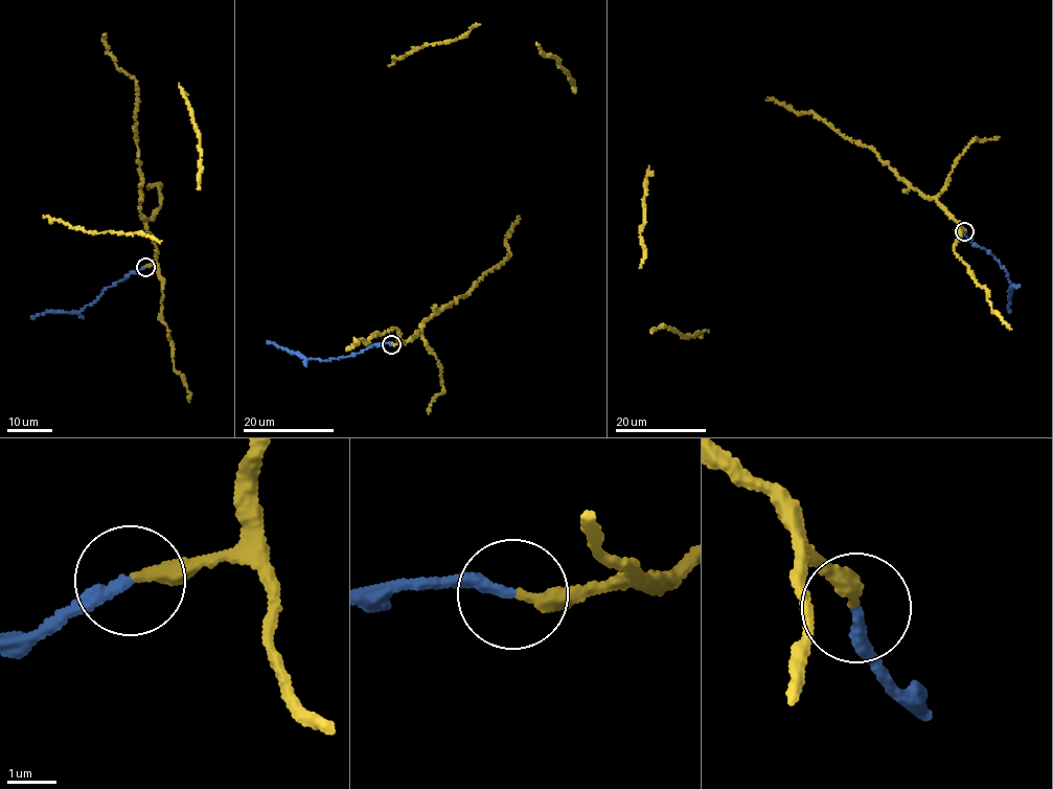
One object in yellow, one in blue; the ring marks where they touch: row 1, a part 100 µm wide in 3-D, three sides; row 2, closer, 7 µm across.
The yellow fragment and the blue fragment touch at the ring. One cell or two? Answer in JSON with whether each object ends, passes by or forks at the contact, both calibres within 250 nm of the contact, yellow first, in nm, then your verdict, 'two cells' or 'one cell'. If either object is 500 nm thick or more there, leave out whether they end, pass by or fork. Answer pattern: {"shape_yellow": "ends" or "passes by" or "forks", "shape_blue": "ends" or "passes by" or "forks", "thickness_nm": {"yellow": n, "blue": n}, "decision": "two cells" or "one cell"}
{"shape_yellow": "ends", "shape_blue": "ends", "thickness_nm": {"yellow": 260, "blue": 240}, "decision": "two cells"}

